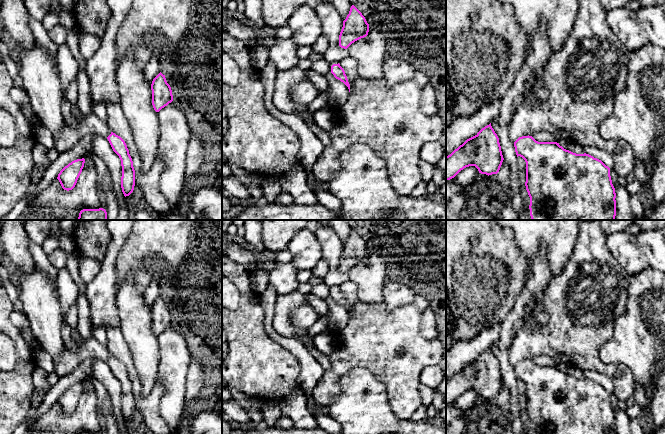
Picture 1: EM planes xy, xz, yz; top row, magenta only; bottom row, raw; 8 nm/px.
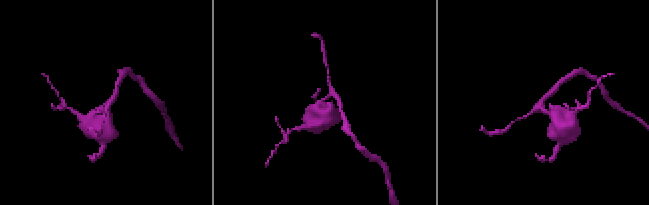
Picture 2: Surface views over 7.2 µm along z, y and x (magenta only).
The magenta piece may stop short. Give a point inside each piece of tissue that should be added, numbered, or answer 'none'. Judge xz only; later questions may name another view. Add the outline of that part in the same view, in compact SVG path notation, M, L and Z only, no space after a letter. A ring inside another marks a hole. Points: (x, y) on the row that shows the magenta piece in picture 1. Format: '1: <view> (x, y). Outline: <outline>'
none

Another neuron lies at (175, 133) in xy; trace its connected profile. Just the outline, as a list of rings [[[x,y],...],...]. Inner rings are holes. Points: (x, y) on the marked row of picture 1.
[[[174,101],[157,114],[160,127],[157,155],[164,162],[159,180],[160,190],[169,201],[171,210],[180,211],[191,129],[185,110]]]

